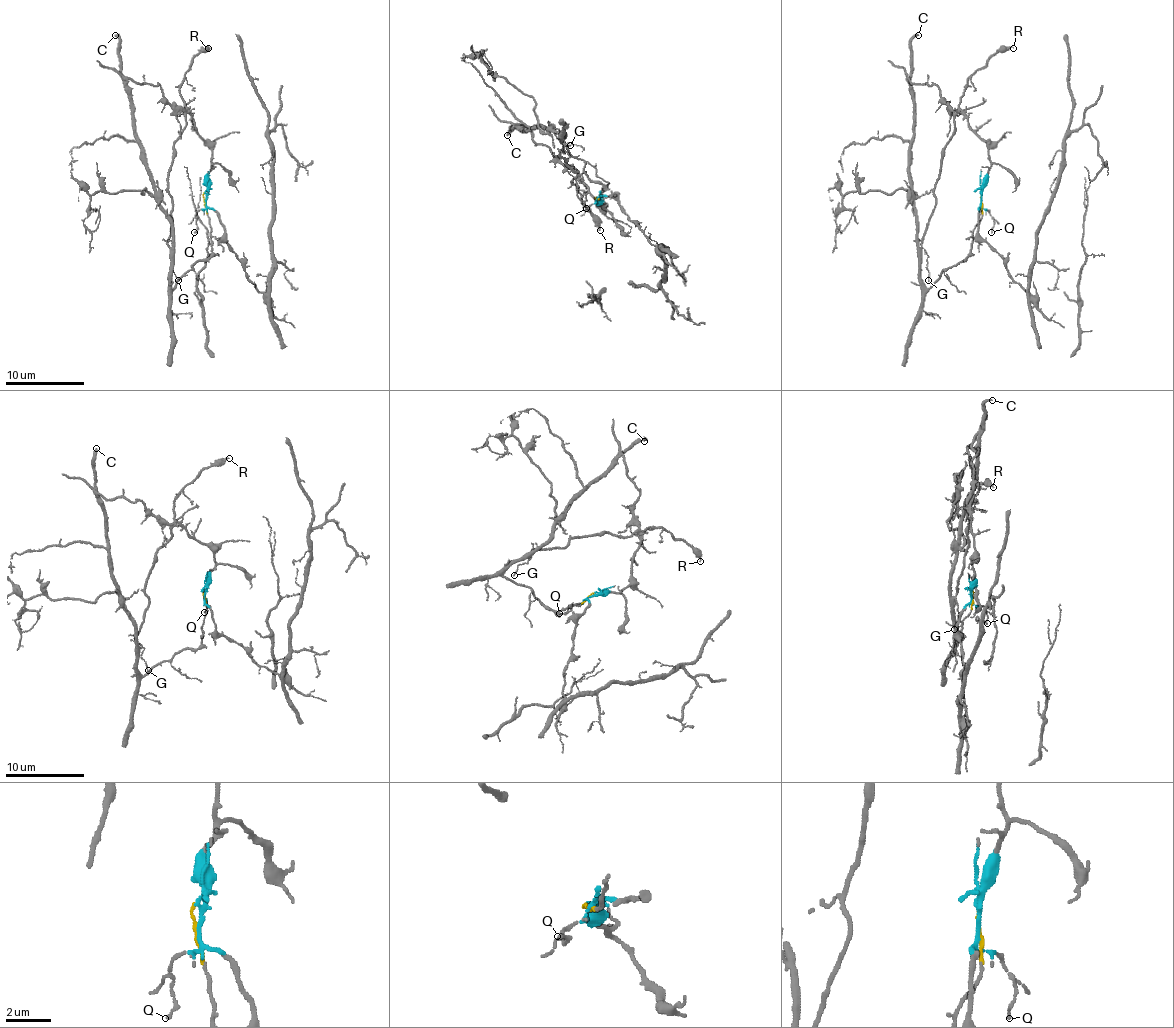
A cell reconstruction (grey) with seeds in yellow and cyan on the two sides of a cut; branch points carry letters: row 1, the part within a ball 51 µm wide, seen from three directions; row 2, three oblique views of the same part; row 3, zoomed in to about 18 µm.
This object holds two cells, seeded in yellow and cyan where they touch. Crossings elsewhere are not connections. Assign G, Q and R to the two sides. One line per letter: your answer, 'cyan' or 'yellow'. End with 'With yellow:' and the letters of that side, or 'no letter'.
G: yellow
Q: cyan
R: cyan
With yellow: G

